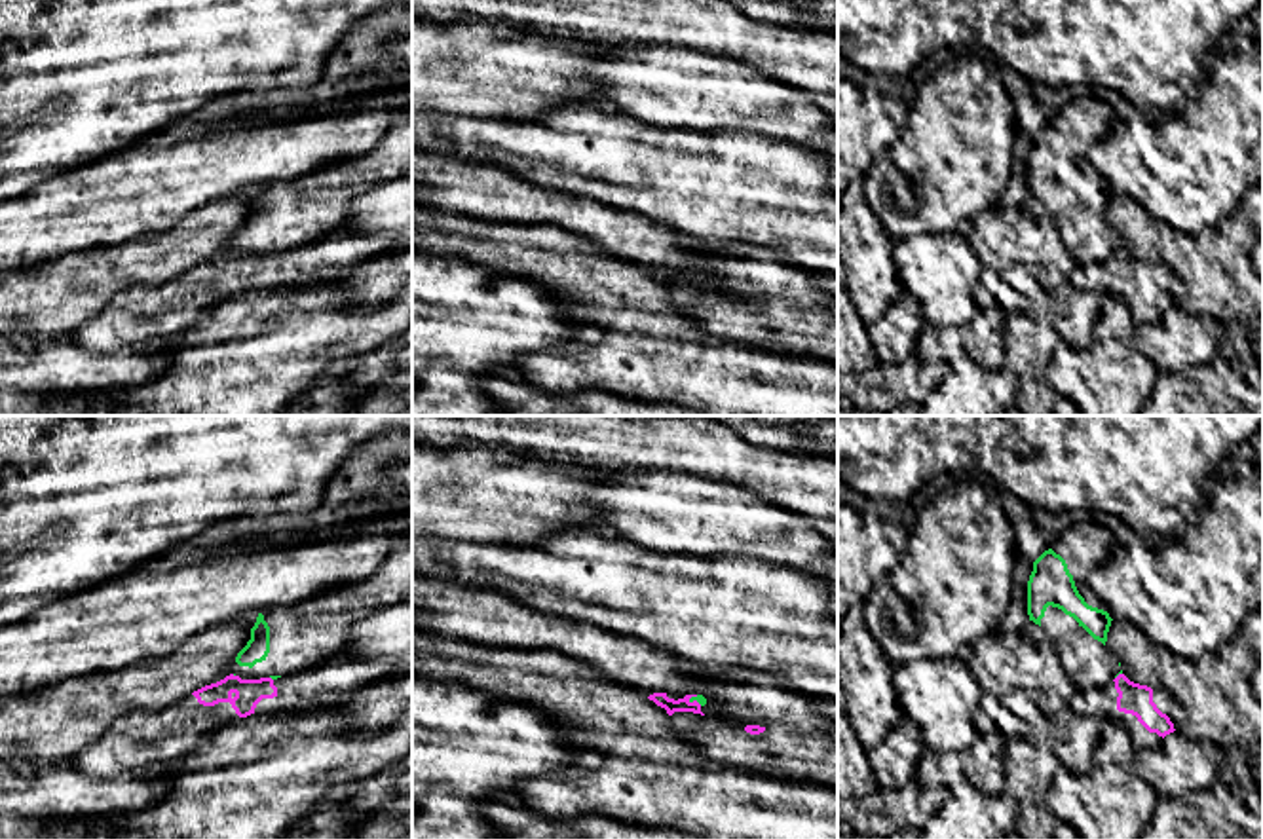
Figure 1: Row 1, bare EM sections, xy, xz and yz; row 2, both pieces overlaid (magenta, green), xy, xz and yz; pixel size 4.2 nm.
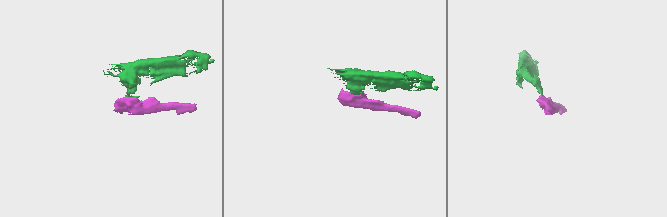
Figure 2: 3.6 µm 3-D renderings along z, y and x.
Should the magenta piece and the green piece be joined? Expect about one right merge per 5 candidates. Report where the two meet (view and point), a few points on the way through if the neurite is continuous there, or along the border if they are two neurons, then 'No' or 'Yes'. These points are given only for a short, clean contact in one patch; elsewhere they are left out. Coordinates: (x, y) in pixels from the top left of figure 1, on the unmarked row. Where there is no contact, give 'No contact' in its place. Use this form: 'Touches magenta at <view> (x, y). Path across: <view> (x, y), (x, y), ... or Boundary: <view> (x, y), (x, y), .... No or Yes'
Touches magenta at xz (696, 276). Boundary: xz (688, 274), (701, 279). No

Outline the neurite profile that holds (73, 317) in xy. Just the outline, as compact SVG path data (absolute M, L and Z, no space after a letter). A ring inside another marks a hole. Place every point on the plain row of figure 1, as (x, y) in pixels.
M258 188L209 203L167 232L66 252L0 273L0 334L70 336L120 290L161 287L222 252L251 214Z

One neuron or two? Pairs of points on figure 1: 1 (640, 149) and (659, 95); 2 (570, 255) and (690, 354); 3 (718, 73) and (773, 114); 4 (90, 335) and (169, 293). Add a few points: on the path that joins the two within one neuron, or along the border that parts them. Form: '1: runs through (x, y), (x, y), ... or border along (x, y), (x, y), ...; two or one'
1: border along (606, 112), (694, 131); two
2: runs through (601, 285), (612, 297), (627, 298), (659, 331); one
3: runs through (732, 86), (745, 99), (760, 103); one
4: runs through (109, 333), (150, 304); one

